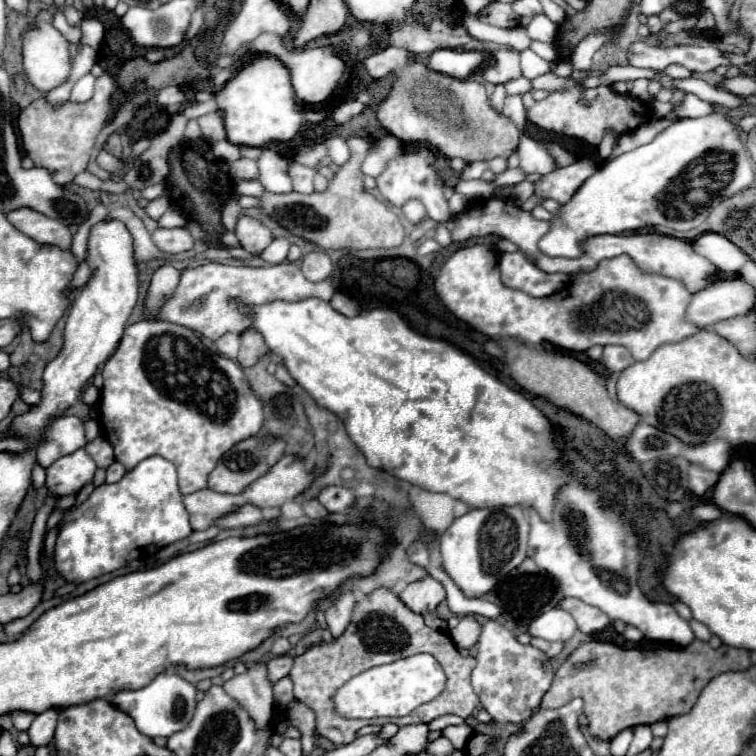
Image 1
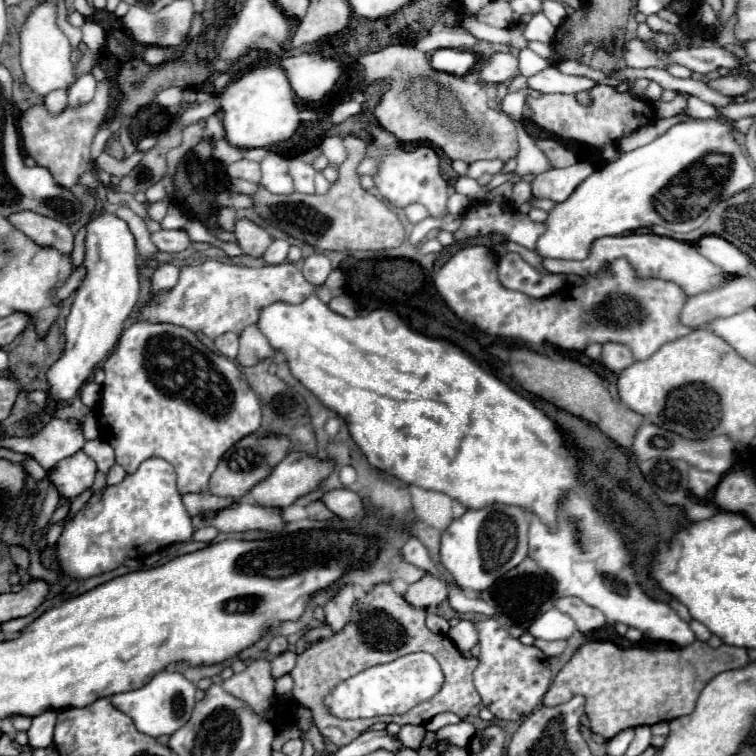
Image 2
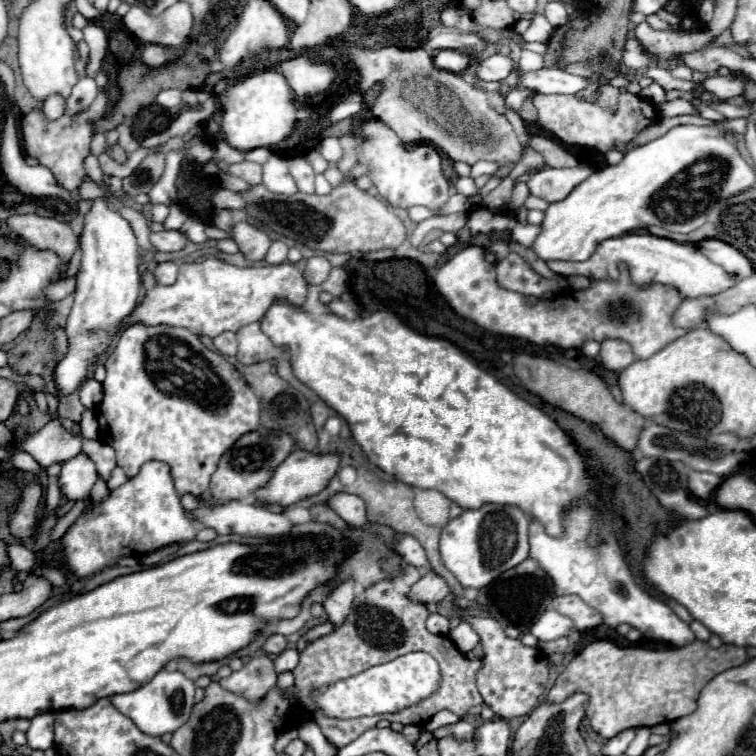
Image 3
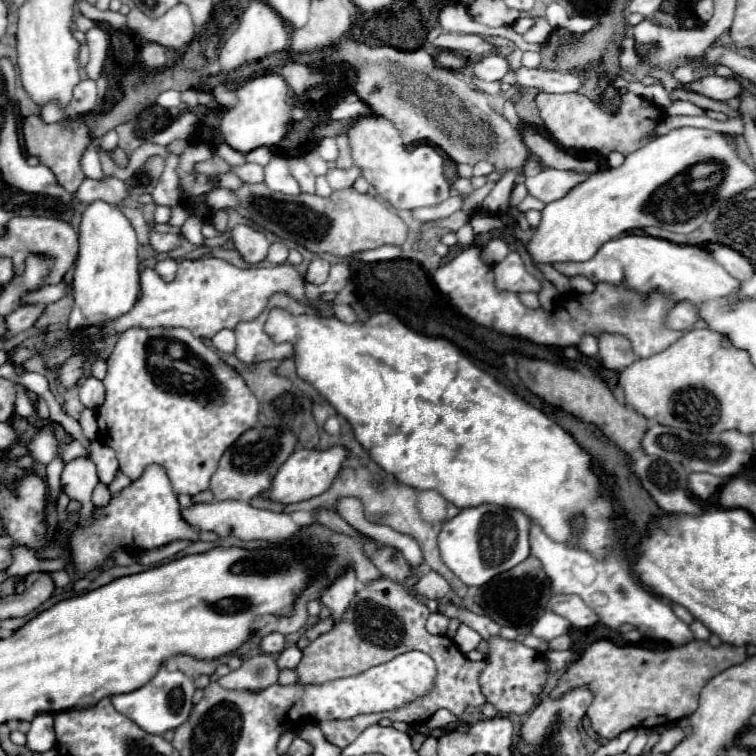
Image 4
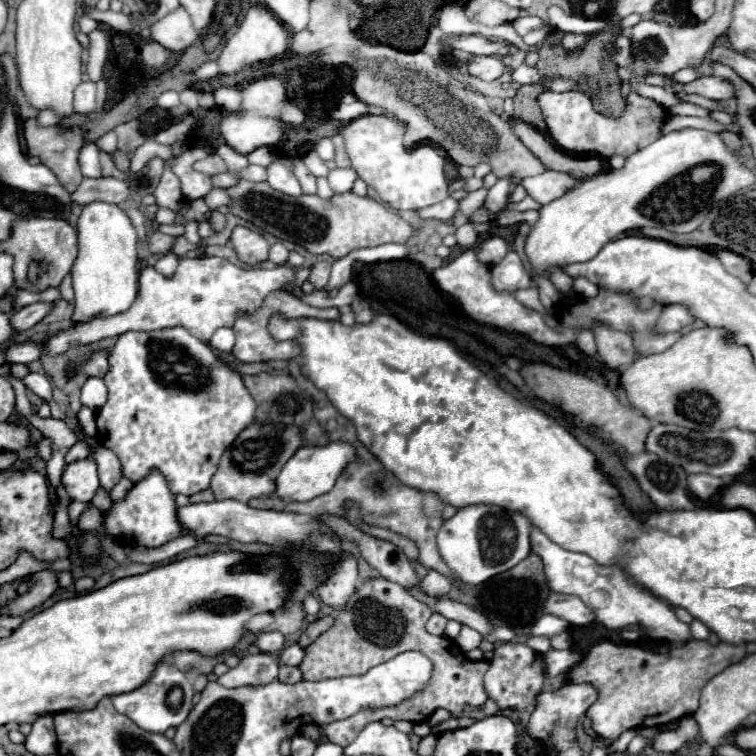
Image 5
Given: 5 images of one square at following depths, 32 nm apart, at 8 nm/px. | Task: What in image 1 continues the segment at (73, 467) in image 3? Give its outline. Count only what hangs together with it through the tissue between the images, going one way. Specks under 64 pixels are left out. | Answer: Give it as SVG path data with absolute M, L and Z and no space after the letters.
M76 450L74 454L58 458L46 470L46 486L56 496L78 494L86 484L94 480L94 472L94 460L84 450Z

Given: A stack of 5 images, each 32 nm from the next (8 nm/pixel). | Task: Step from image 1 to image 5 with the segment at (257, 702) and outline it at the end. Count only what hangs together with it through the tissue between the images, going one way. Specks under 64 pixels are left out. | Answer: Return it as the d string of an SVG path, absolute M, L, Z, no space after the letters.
M248 654L240 658L238 666L230 668L218 678L226 688L238 688L244 684L268 684L278 678L278 658L274 654Z

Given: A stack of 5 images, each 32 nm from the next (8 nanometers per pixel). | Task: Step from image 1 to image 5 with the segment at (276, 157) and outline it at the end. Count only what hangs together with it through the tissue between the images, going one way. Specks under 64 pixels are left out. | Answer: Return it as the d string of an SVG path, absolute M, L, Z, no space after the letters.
M272 162L266 170L268 170L268 184L272 184L272 188L276 188L288 196L302 196L298 178L284 164Z

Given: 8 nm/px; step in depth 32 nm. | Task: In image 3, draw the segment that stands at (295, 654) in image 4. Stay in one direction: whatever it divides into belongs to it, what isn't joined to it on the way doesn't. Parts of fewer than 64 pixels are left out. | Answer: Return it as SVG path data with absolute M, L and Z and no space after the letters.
M286 648L282 654L276 656L274 664L276 664L276 674L282 674L286 670L294 670L296 664L300 660L300 652L296 648Z

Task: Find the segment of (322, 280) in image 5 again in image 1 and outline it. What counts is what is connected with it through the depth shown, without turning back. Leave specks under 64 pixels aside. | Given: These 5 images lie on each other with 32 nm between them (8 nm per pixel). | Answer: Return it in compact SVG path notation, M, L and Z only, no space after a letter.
M310 252L302 258L302 272L310 282L322 282L332 274L334 266L324 252Z

